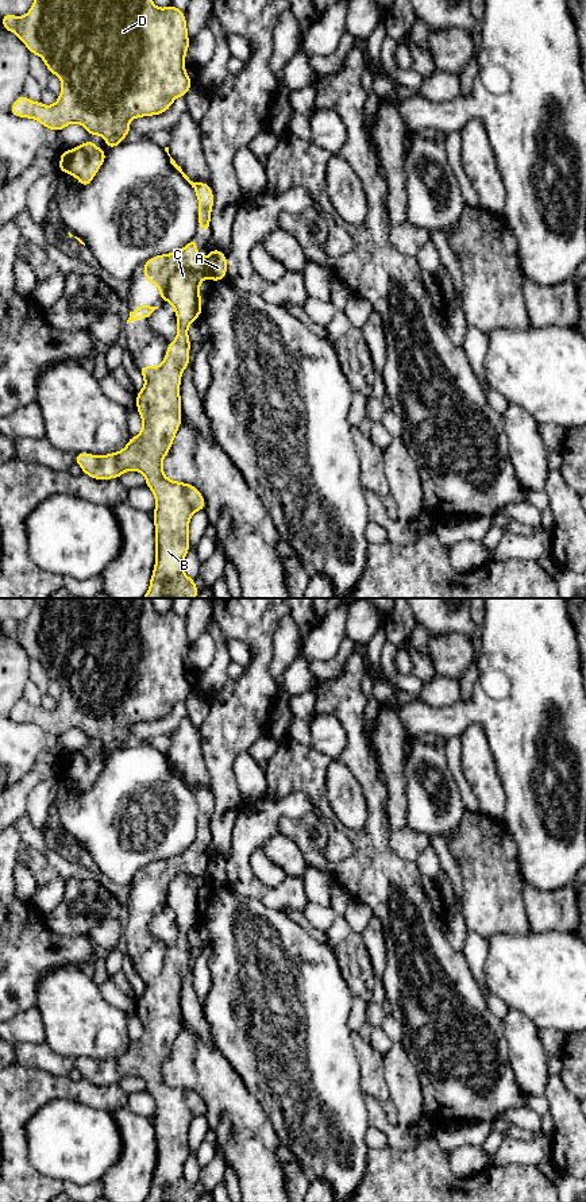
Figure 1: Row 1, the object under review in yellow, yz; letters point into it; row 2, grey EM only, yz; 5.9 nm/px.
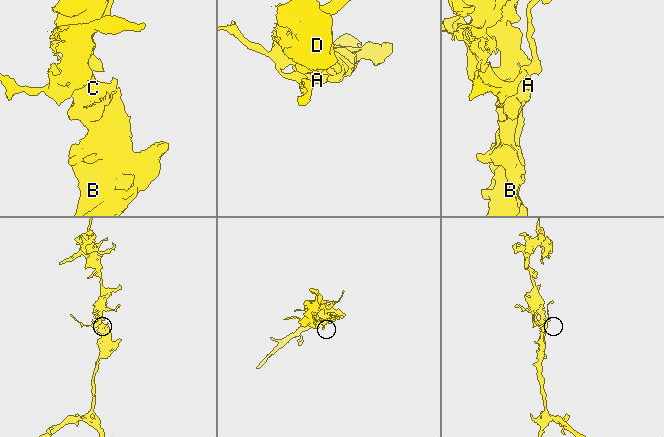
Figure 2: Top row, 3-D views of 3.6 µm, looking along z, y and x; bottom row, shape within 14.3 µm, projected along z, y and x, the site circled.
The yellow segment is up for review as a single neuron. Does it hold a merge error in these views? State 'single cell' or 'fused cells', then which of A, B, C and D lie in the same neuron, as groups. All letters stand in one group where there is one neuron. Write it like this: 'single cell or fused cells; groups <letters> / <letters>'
fused cells; groups A / B C D

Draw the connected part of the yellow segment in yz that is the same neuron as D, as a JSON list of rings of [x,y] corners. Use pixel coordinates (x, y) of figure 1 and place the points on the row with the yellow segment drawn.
[[[34,0],[24,16],[5,14],[1,24],[18,35],[30,54],[43,59],[50,74],[61,78],[61,95],[53,105],[20,95],[9,112],[16,117],[34,119],[53,131],[78,123],[88,134],[101,135],[107,146],[115,149],[131,131],[132,119],[165,113],[193,85],[185,69],[190,43],[186,16],[174,4],[158,8],[153,0]]]

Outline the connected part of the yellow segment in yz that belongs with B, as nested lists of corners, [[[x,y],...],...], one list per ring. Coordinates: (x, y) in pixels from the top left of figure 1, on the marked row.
[[[192,240],[182,249],[150,258],[143,263],[144,278],[159,289],[159,298],[167,300],[177,315],[177,336],[167,344],[165,359],[159,366],[139,366],[144,378],[144,386],[136,393],[136,411],[142,417],[142,429],[138,436],[131,436],[127,446],[105,455],[95,456],[92,452],[76,454],[74,462],[84,474],[99,481],[120,478],[132,470],[144,475],[146,486],[154,493],[155,509],[153,516],[155,527],[155,565],[150,578],[147,593],[142,598],[196,598],[198,590],[193,578],[184,573],[184,559],[190,550],[189,521],[192,516],[204,511],[203,493],[193,485],[169,479],[162,469],[165,456],[169,454],[176,434],[181,425],[181,377],[190,365],[190,340],[188,330],[203,313],[200,285],[207,277],[204,269],[207,258],[201,258],[197,240]]]

